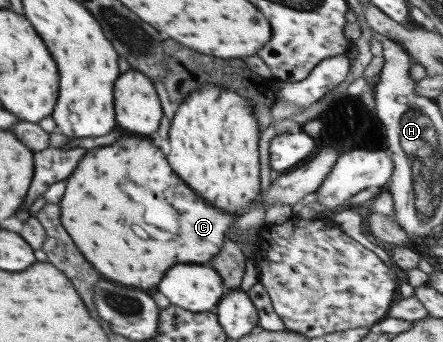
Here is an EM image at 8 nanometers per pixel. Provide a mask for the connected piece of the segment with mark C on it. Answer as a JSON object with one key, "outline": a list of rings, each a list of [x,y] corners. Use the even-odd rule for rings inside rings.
{"outline":[[[121,135],[111,145],[87,151],[64,183],[65,193],[59,201],[61,225],[71,235],[75,247],[105,279],[137,289],[155,287],[163,273],[175,263],[207,263],[219,253],[227,238],[227,227],[239,217],[239,213],[223,213],[201,199],[177,174],[173,175],[166,156],[163,157],[149,139],[141,137]],[[129,177],[137,177],[137,185],[149,183],[149,189],[161,201],[167,201],[173,207],[173,219],[181,221],[181,233],[173,235],[169,241],[155,241],[139,239],[129,229],[125,229],[123,223],[111,225],[107,217],[103,223],[93,223],[93,211],[115,211],[113,203],[117,203],[117,191],[121,189],[119,183],[127,183]]]}

